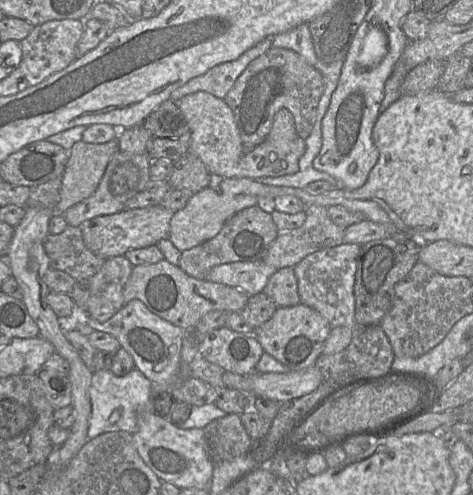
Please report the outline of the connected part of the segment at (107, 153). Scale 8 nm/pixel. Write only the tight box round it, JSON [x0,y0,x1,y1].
[55,140,117,215]

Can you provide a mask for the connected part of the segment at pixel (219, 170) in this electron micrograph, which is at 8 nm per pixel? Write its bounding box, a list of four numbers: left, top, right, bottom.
[176,91,305,178]

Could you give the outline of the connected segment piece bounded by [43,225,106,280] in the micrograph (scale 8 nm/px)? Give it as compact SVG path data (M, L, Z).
M67 226L60 234L49 234L43 243L50 267L65 272L75 280L89 280L105 263L84 244L80 228Z

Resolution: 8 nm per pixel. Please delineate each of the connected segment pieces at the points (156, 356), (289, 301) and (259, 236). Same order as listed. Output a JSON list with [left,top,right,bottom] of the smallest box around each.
[[58,299,185,384],[264,267,300,307],[179,205,280,279]]

